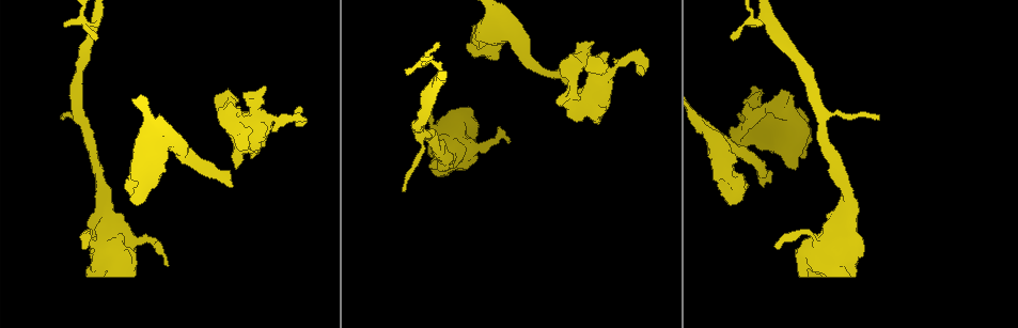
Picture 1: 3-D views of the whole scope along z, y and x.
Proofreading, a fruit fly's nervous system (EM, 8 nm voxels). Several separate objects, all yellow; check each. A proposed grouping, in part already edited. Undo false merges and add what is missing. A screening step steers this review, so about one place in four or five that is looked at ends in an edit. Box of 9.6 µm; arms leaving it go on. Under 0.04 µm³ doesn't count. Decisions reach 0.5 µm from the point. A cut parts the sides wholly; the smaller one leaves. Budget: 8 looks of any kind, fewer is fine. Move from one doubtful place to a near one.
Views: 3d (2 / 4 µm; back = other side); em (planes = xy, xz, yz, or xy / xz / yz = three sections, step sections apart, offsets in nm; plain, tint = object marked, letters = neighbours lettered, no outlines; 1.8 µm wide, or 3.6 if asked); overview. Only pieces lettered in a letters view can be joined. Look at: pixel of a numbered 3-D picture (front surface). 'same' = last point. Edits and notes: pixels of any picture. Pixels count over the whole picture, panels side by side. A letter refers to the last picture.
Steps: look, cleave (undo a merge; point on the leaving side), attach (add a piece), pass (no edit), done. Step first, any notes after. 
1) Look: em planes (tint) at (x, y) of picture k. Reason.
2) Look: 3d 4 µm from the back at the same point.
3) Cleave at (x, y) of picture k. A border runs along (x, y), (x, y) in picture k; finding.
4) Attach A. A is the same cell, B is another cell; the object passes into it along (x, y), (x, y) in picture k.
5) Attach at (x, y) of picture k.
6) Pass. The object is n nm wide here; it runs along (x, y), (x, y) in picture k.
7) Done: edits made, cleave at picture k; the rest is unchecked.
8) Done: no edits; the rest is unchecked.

Look: em 3.6 µm yz step 16 (letters) at (300, 112) of picture 1. Branch stops here.

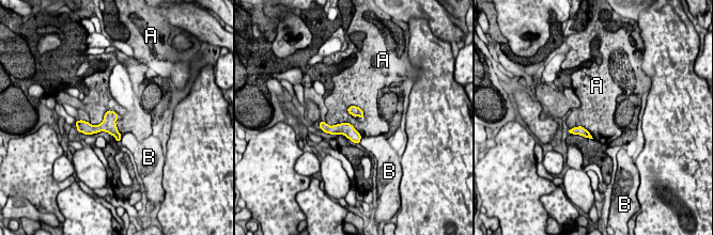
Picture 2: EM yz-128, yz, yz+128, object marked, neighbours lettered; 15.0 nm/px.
Look: em 3.6 µm planes (letters) at the same point. Another direction.

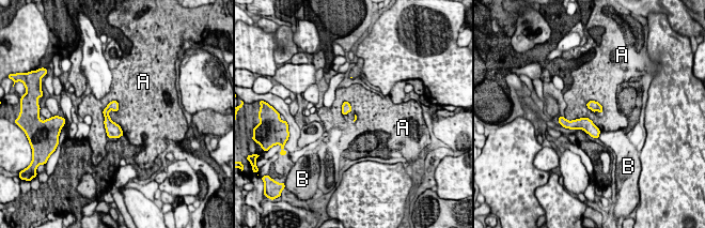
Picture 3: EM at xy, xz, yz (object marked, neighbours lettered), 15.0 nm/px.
Pass. The object is 140 nm wide here; A and B are other cells; a border runs along (564, 117), (589, 118), (600, 131) in picture 3; none of them fits.

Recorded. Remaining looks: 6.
Look: em 3.6 µm xz step 16 (tint) at (791, 149) of picture 1. Sudden change in width.

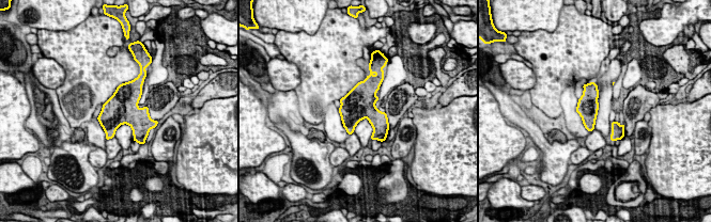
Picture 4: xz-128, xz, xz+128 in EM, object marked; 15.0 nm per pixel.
Look: em 3.6 µm planes (letters) at the same point.

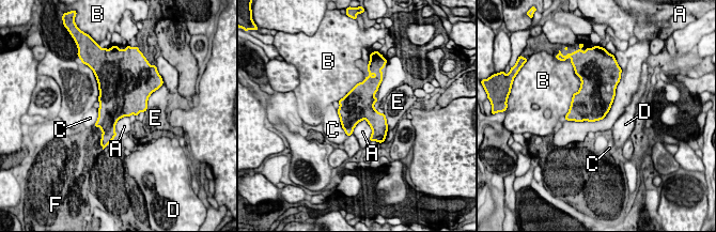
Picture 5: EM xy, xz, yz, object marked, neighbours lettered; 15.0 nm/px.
Attach F. F is the same cell, A, B, C, D and E are other cells; the object passes into it along (107, 120), (102, 135), (87, 141) in picture 5; the cell continues.

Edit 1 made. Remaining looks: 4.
Look: em planes (letters) at (475, 136) of picture 1. Free end.

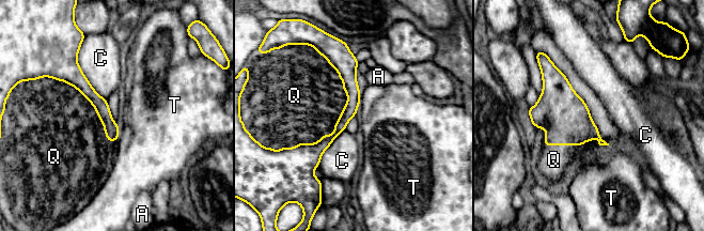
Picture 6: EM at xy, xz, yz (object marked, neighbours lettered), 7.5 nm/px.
Attach Q. Q is the same cell, A, C and T are other cells; it goes on there.

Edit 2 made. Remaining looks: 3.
Done: edits made, attach at picture 5, attach at picture 6; the rest is unchecked.

